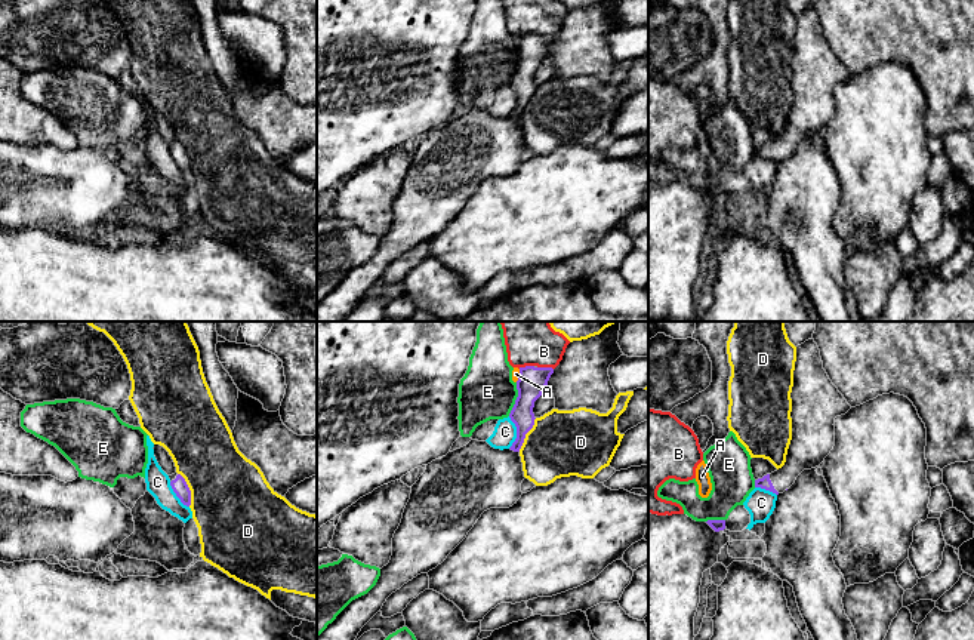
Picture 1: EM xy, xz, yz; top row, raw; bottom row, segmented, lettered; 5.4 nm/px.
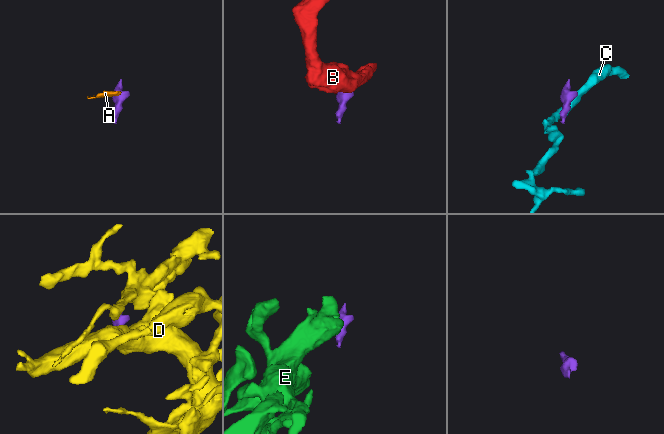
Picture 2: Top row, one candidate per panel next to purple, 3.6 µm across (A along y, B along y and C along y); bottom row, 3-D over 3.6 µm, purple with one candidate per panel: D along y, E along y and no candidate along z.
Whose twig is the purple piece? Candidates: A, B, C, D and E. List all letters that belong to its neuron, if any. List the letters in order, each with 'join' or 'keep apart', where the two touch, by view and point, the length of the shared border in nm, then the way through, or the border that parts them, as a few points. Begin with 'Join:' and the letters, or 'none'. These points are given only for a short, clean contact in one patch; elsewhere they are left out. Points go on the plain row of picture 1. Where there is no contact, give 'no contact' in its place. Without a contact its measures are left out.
Join: none
A: keep apart; contact xz (520, 43); length 80 nm; border xz (520, 37), (520, 45), (515, 49)
B: keep apart; contact xz (545, 36); length 90 nm; border xz (538, 34), (549, 34), (552, 37)
C: keep apart; contact xz (517, 101); length 180 nm
D: keep apart; contact xy (188, 157); length 200 nm; border xy (178, 141), (190, 159), (190, 174)
E: keep apart; contact xz (517, 67); length 190 nm; border xz (517, 51), (517, 67), (508, 83)

